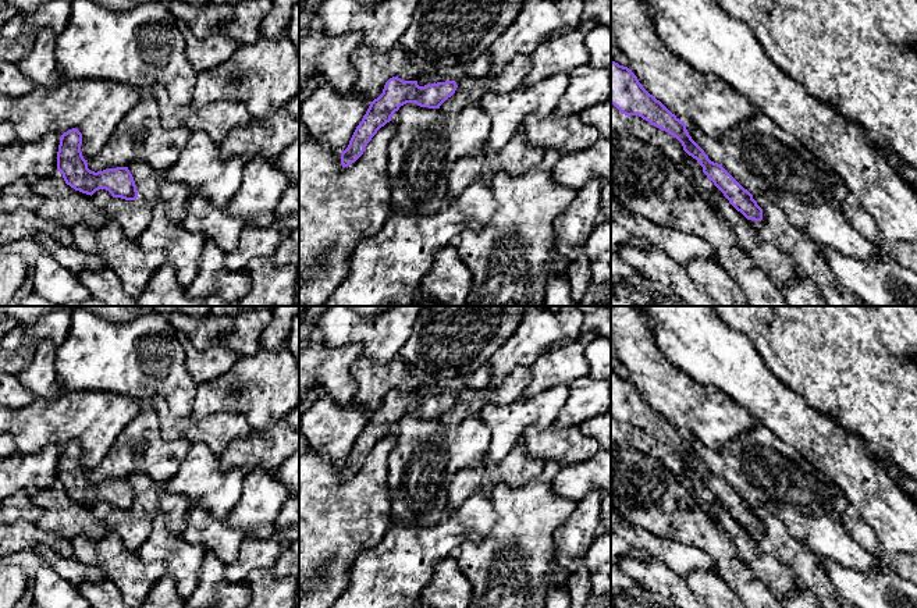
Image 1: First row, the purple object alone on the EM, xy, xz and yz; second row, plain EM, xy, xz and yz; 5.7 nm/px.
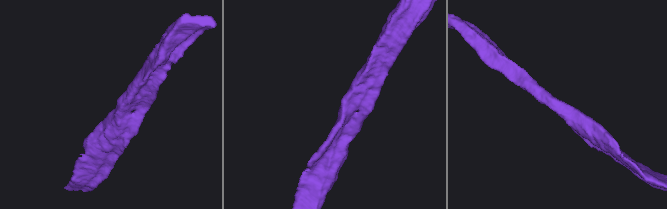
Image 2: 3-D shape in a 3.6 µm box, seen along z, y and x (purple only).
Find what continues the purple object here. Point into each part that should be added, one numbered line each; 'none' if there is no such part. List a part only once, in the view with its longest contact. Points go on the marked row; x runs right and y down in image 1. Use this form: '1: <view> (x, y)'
none

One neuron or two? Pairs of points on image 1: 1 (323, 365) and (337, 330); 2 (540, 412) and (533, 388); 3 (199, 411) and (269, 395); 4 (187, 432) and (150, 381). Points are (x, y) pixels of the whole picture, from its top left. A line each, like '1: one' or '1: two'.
1: two
2: two
3: one
4: two

